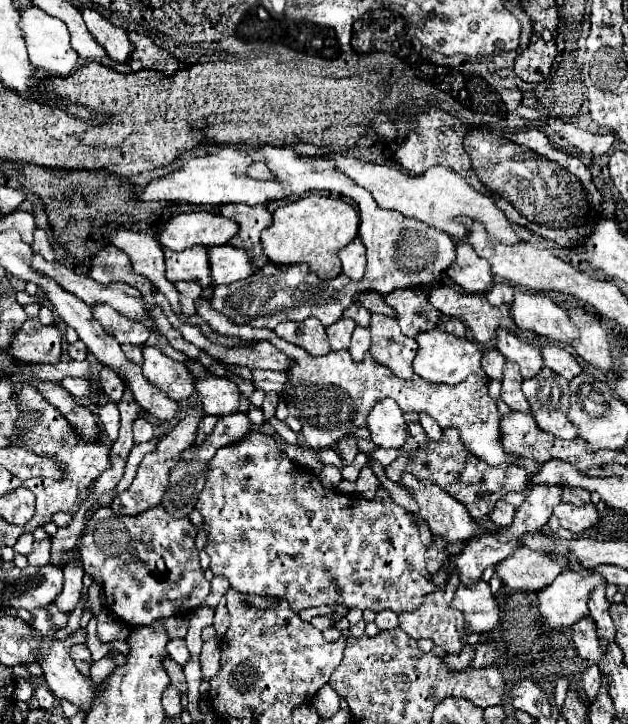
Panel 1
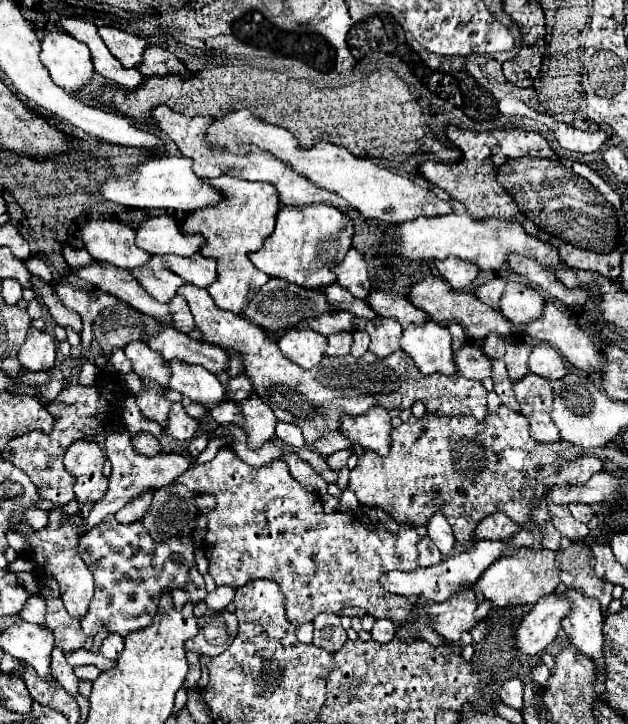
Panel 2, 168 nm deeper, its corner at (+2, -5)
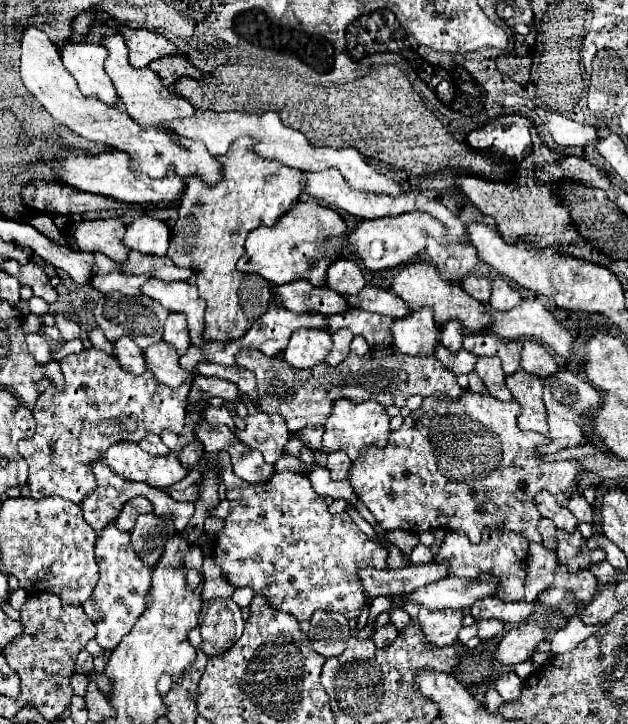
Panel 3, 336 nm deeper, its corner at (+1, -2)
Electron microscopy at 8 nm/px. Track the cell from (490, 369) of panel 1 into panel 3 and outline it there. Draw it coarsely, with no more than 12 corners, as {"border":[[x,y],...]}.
{"border":[[436,344],[434,358],[456,376],[474,370],[476,356],[468,350],[448,352]]}

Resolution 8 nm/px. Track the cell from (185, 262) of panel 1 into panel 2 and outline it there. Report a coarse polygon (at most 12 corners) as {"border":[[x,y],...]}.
{"border":[[153,255],[135,277],[159,303],[171,301],[185,283]]}

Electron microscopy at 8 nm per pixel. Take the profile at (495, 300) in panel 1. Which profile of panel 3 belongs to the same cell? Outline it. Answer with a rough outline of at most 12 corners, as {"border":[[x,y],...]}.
{"border":[[474,274],[460,282],[472,298],[488,304],[492,294],[490,278]]}

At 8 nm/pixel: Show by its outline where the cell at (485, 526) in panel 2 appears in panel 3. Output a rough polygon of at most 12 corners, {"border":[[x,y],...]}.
{"border":[[486,528],[448,532],[434,560],[448,576],[496,576],[494,596],[524,600],[528,540]]}

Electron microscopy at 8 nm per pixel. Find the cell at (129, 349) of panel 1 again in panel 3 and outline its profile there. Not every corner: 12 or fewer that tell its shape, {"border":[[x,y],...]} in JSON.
{"border":[[100,328],[88,330],[94,348],[112,354],[112,342]]}

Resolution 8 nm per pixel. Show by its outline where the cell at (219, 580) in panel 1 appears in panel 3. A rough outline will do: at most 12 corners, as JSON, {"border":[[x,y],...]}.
{"border":[[236,588],[232,594],[240,608],[248,608],[254,598],[252,588]]}

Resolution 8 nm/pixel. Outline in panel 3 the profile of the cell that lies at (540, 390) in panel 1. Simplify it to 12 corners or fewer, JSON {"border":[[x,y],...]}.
{"border":[[524,370],[506,376],[522,408],[518,428],[546,434],[542,380]]}

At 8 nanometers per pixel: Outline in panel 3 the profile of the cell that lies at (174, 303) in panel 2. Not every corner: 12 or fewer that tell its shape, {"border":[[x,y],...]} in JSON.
{"border":[[172,312],[164,324],[164,342],[182,356],[188,346],[184,316]]}

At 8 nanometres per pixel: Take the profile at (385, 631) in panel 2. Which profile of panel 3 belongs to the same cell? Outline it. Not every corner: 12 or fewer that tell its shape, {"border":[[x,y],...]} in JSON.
{"border":[[394,624],[376,628],[372,638],[376,648],[386,648],[396,640]]}

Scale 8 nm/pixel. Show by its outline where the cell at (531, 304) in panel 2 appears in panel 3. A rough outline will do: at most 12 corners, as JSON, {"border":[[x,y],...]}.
{"border":[[506,278],[492,280],[490,306],[512,310],[524,298]]}

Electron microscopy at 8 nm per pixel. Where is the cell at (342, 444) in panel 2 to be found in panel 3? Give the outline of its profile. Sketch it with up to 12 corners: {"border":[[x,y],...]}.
{"border":[[306,426],[296,436],[310,448],[320,450],[322,426]]}

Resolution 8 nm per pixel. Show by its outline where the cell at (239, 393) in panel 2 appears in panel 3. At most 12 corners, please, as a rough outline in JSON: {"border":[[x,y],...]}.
{"border":[[196,376],[188,400],[236,400],[236,384]]}

